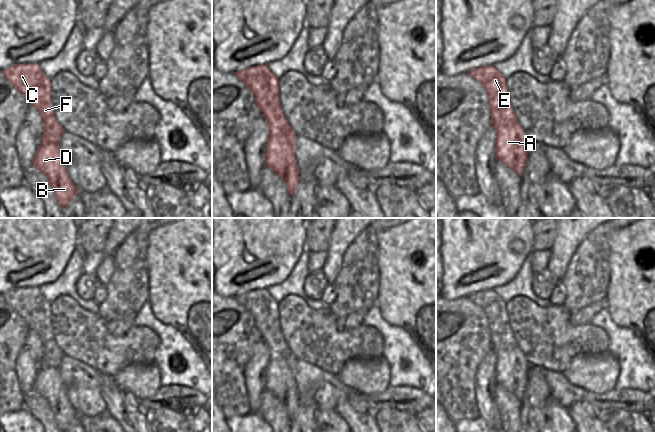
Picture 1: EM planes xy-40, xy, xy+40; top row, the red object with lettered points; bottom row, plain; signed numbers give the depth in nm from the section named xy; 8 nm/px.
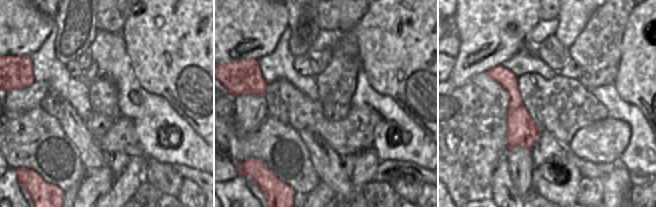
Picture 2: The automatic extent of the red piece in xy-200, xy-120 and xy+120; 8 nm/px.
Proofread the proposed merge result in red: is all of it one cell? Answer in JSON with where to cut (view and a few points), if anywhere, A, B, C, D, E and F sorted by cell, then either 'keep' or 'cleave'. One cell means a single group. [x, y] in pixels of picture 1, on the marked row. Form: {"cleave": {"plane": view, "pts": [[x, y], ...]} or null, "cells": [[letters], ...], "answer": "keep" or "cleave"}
{"cleave": null, "cells": [["A", "B", "C", "D", "E", "F"]], "answer": "keep"}

